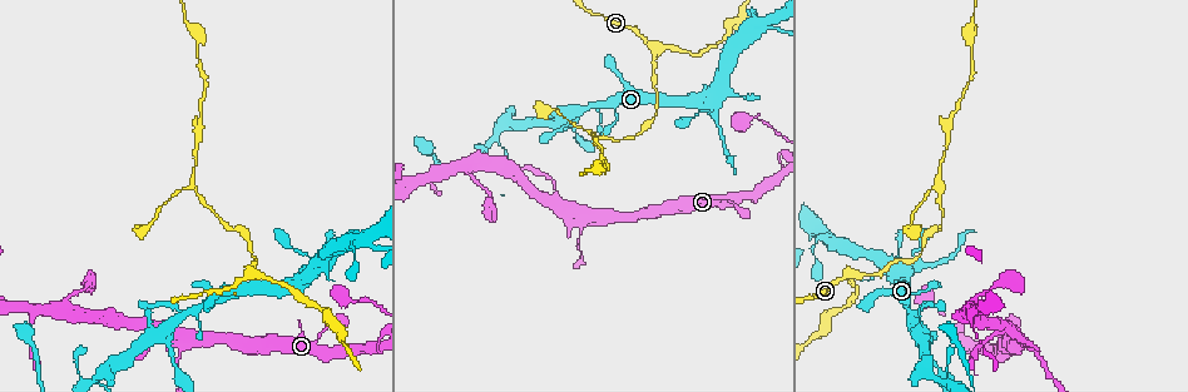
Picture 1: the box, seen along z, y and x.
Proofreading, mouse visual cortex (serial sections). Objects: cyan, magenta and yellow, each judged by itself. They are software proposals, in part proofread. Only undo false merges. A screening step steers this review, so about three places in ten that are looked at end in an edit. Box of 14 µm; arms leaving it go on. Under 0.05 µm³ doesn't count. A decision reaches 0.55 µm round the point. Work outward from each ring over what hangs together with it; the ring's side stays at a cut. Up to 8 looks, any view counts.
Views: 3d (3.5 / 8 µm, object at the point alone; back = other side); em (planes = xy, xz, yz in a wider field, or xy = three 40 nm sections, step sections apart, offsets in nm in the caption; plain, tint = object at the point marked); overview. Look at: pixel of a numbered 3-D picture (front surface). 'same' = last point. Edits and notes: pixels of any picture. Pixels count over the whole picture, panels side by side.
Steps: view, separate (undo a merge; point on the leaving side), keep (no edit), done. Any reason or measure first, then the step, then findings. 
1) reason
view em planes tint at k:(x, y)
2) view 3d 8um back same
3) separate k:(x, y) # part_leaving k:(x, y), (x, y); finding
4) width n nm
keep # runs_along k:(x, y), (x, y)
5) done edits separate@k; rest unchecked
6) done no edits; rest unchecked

arms part here
view 3d 8um at 1:(847, 273)

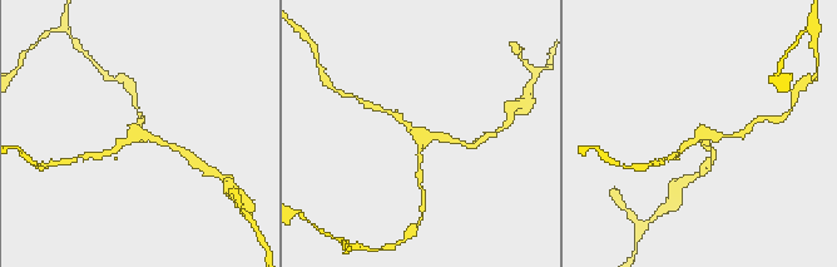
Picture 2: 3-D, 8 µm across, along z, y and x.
view 3d 3.5um at 2:(420, 135)

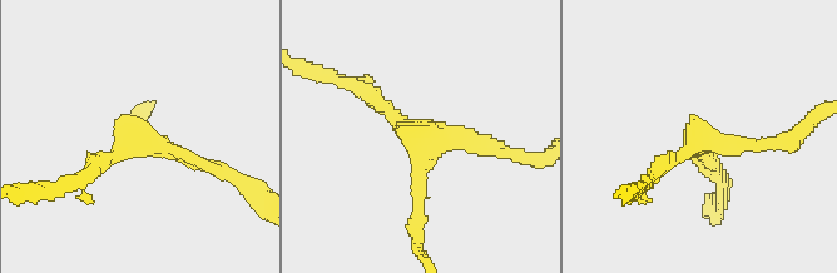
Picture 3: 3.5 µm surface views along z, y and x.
arms 3; arm_widths 150, 200, 200 nm
view em xy step 3 tint at 3:(416, 131)

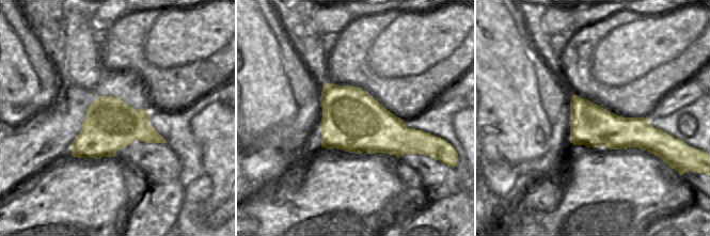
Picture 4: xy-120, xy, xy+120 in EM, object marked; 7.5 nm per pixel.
keep # runs_along 3:(360, 85), (414, 133), (417, 217); continuous, no second cell

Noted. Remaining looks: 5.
arms part here
view 3d 3.5um at 1:(193, 332)

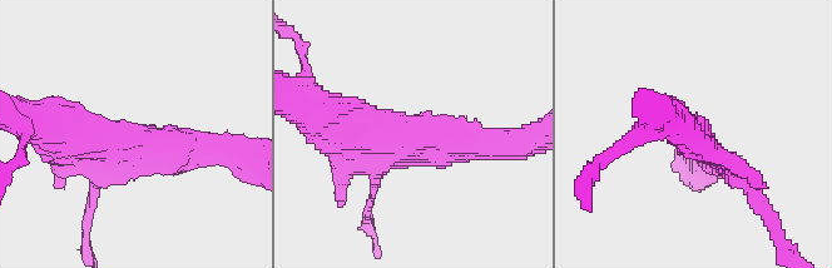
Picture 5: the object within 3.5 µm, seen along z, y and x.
view em planes tint at 5:(413, 140)

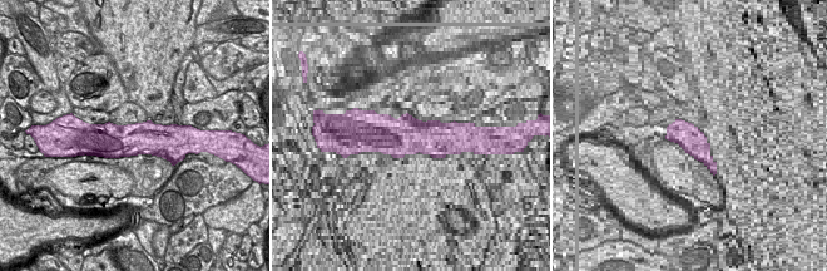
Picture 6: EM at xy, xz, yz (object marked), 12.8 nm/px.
another direction
view em xy step 2 tint same

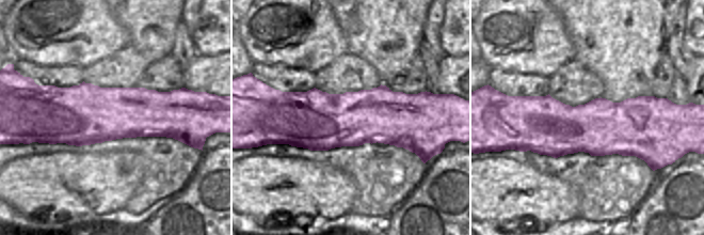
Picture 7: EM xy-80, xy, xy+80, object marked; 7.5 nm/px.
keep # runs_along 5:(499, 145), (360, 133), (330, 123); one cell here

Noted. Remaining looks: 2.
abrupt turn
view 3d 3.5um at 1:(936, 190)

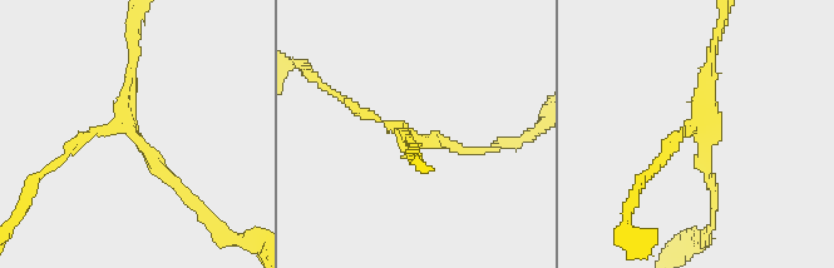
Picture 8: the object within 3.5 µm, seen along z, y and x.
arms 3; arm_widths 150, 150, 150 nm
view em xy step 3 tint at 8:(701, 132)

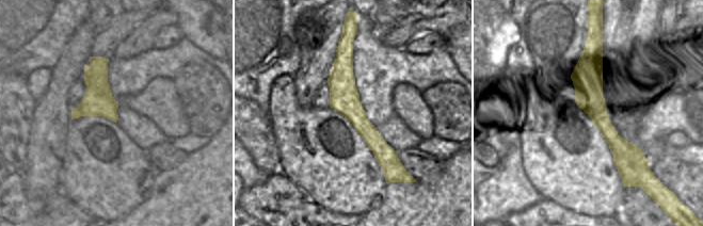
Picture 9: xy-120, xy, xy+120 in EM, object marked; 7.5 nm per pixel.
keep # runs_along 9:(345, 45), (345, 100), (388, 176); continuous, no second cell

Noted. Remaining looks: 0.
done no edits; rest unchecked

